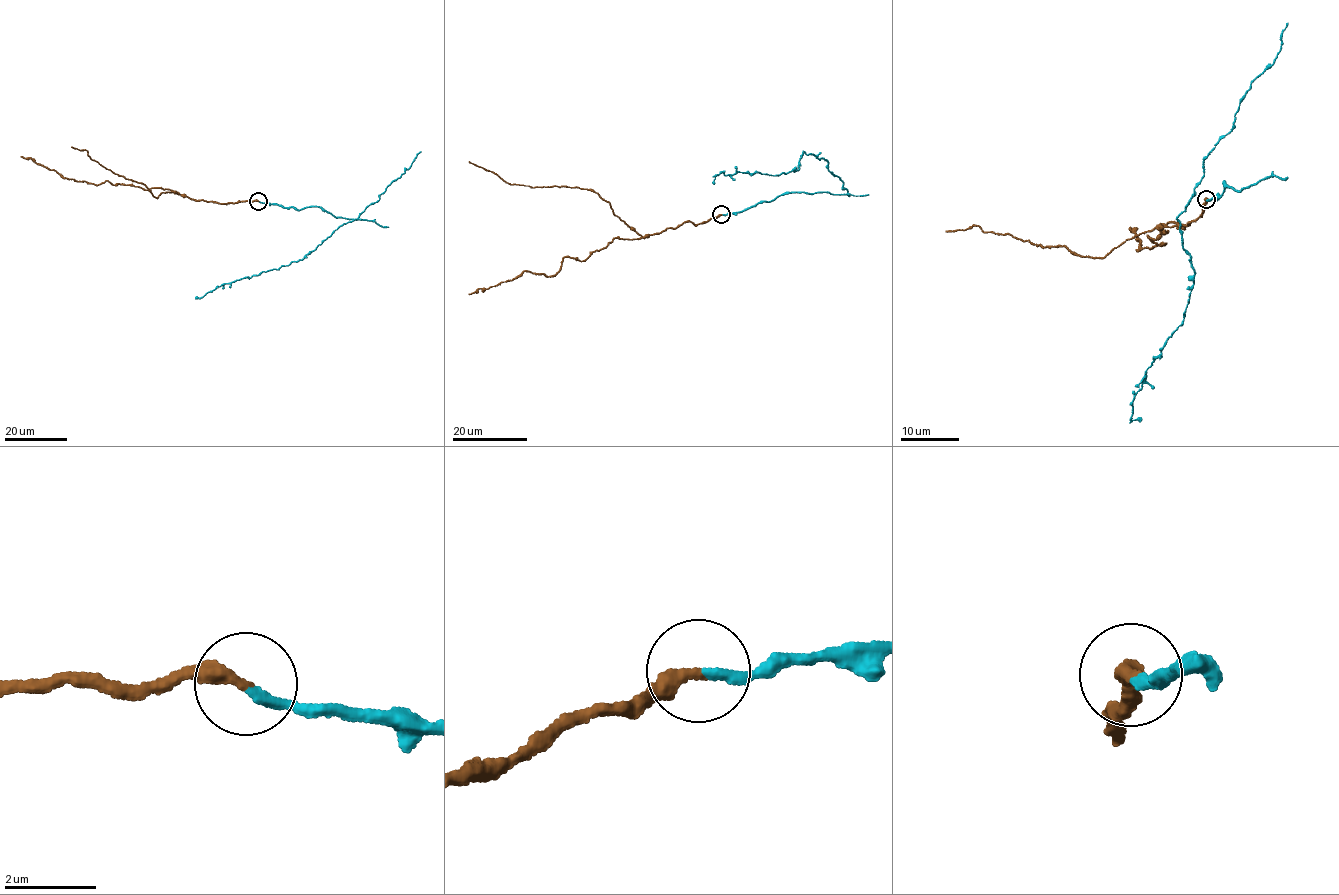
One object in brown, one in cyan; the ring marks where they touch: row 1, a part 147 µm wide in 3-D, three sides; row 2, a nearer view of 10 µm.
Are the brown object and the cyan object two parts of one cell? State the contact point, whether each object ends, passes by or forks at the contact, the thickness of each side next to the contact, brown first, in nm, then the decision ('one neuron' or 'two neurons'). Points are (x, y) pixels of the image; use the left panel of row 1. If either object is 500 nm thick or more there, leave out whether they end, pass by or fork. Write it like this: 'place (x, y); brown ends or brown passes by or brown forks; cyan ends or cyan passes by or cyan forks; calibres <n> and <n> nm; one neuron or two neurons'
place (258, 201); brown ends; cyan ends; calibres 320 and 200 nm; one neuron

